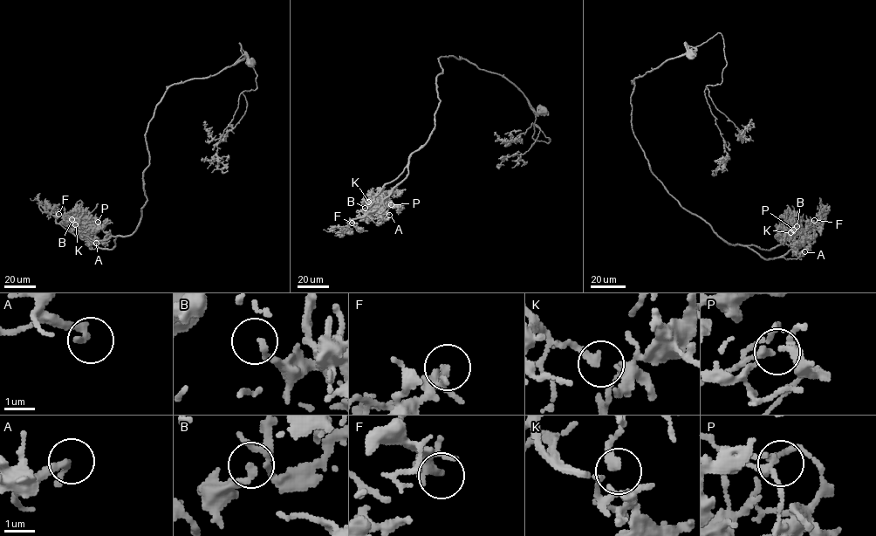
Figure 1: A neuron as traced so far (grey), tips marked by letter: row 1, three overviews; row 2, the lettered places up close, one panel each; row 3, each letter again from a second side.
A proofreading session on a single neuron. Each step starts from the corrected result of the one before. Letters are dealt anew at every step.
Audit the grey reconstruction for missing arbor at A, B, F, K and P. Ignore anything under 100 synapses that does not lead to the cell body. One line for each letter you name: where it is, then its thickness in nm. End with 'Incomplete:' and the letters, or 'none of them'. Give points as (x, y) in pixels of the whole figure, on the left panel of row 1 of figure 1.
F: place (58, 214); calibre 240 nm
Incomplete: F

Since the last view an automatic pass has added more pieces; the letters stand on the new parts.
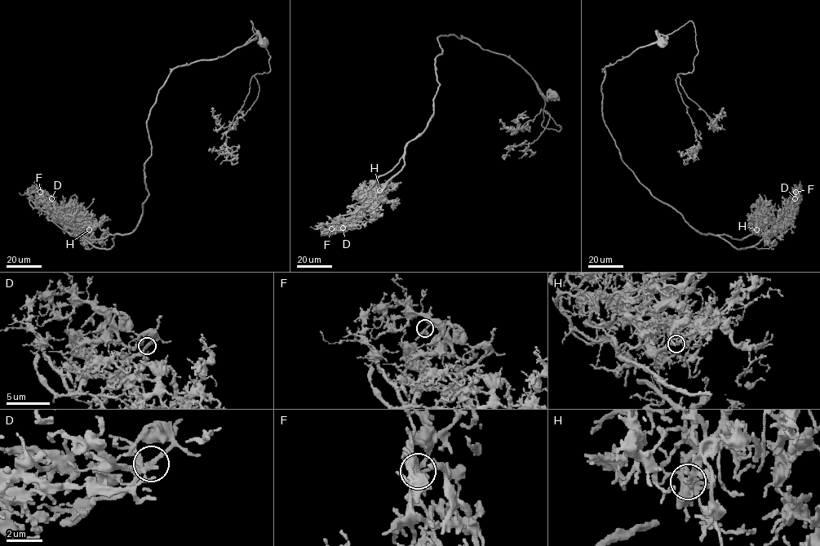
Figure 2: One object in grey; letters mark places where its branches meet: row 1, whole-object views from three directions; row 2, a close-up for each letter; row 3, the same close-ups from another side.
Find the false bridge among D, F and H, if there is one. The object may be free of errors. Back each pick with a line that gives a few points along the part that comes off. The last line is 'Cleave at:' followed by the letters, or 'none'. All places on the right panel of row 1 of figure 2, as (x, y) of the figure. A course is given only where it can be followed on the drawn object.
Cleave at: none

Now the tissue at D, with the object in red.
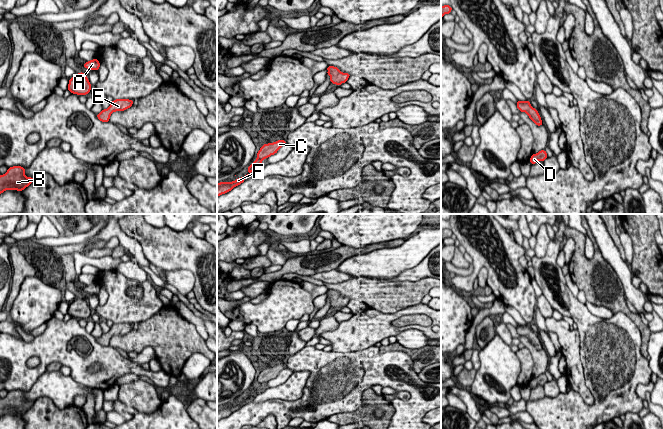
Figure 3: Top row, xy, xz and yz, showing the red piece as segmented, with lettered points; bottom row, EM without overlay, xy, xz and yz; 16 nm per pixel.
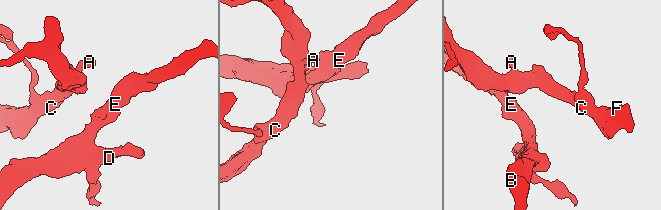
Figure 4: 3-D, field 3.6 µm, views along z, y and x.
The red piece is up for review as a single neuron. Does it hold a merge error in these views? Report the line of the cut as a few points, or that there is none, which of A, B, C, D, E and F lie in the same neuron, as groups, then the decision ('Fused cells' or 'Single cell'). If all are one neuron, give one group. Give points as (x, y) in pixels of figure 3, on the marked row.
No split. Groups: A B C D E F. Single cell

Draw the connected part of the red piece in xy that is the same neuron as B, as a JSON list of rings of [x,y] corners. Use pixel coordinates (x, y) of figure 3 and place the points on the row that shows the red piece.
[[[10,167],[5,174],[0,175],[0,194],[6,190],[22,191],[28,187],[33,180],[34,178],[25,175],[24,167]]]

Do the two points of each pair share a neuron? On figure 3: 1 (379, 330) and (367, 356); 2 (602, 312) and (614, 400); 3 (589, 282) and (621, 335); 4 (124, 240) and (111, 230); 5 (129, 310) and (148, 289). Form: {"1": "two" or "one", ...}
{"1": "two", "2": "two", "3": "two", "4": "one", "5": "one"}

